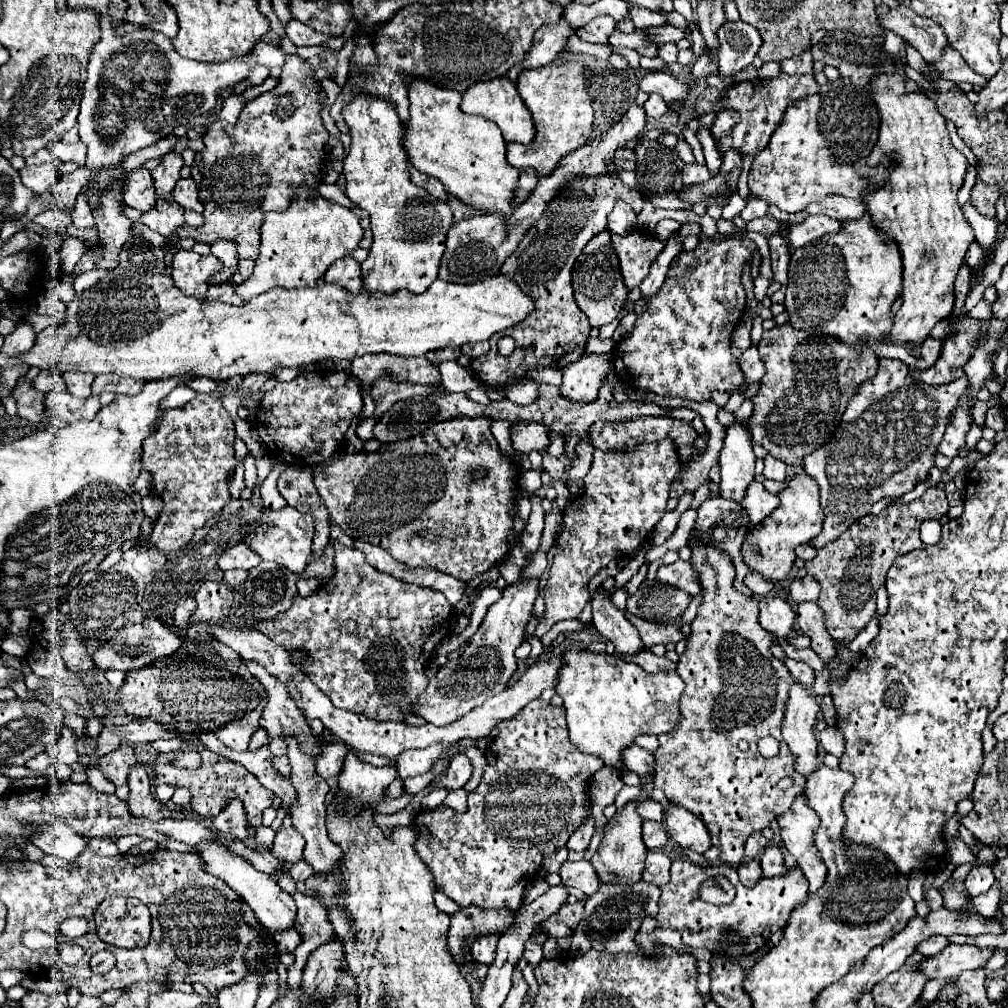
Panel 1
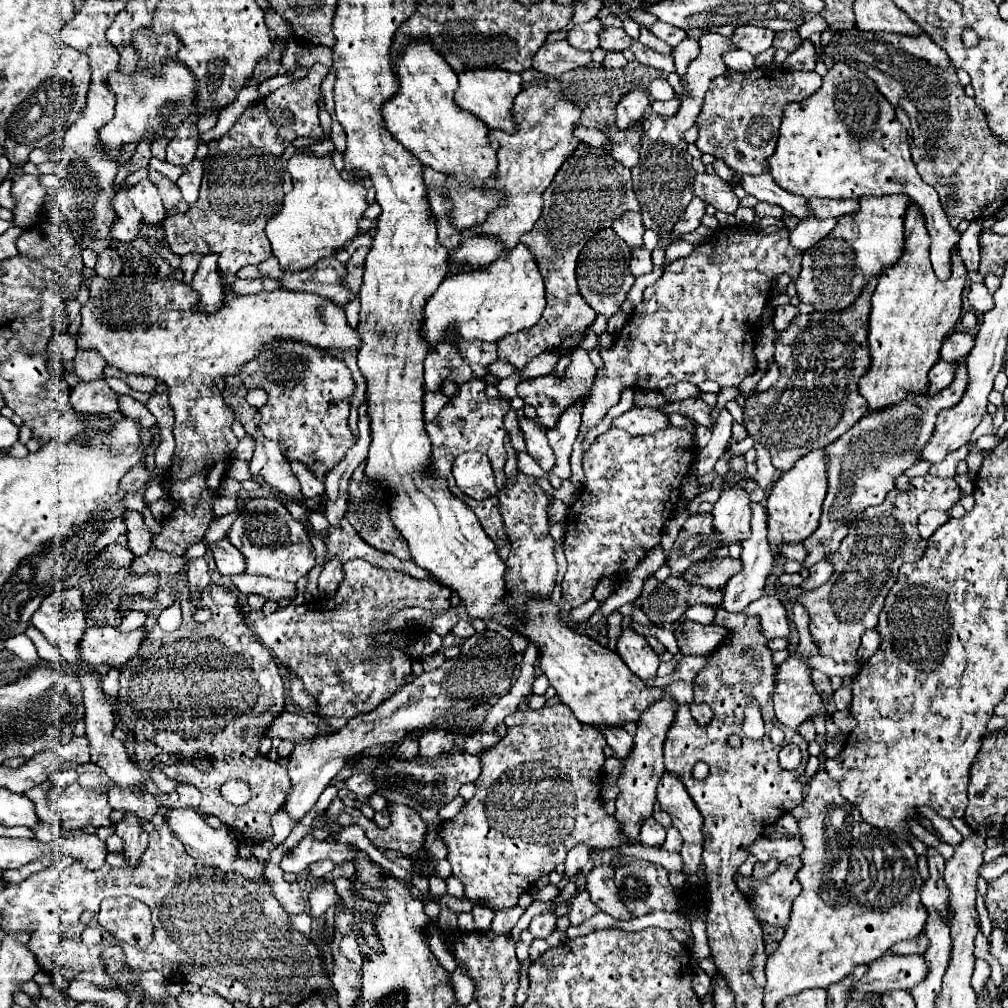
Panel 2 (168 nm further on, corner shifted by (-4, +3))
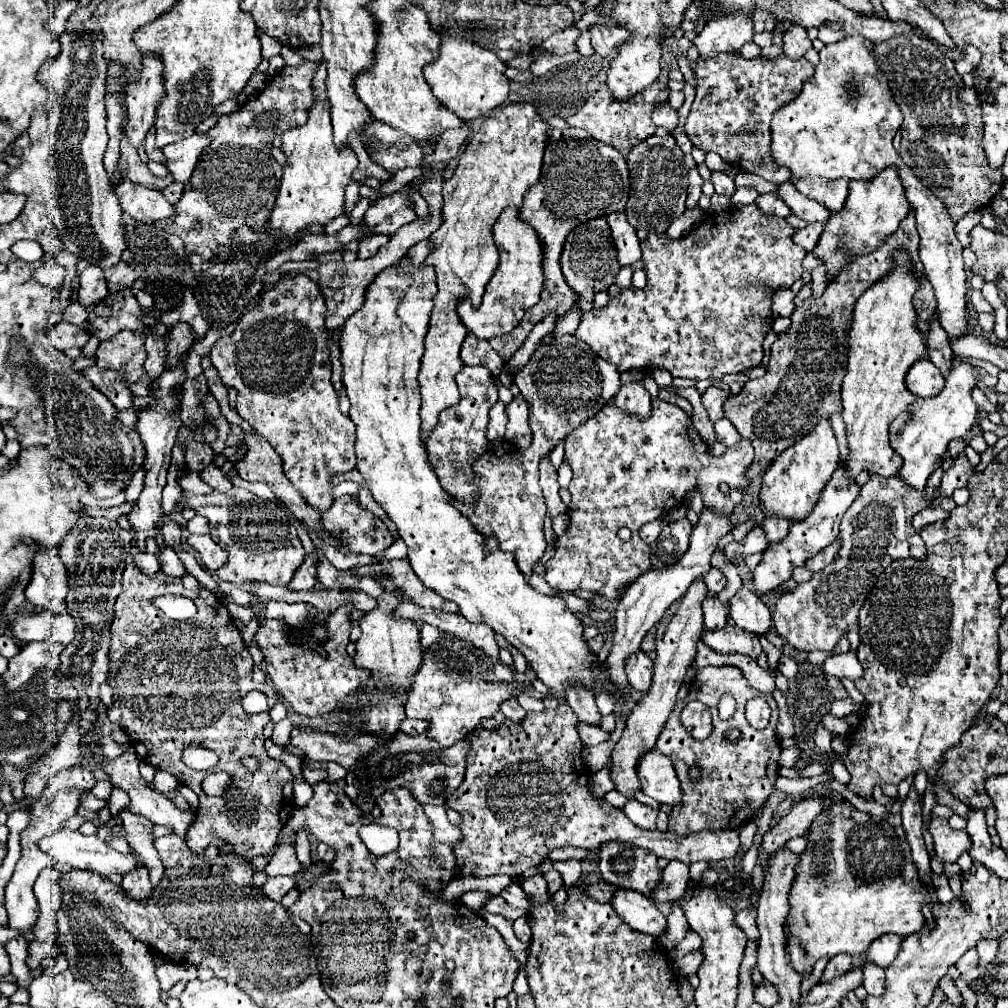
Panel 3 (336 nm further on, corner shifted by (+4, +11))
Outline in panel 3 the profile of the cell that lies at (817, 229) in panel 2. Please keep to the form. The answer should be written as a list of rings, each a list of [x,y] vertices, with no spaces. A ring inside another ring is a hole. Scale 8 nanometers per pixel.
[[[808,224],[806,228],[802,228],[794,234],[794,242],[800,244],[806,252],[812,252],[818,244],[818,238],[820,238],[822,230],[824,230],[824,226],[820,226],[820,224]]]

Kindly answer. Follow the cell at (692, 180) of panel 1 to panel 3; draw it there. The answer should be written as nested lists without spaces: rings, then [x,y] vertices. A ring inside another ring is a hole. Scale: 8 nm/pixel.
[[[712,172],[712,184],[714,184],[714,188],[716,188],[718,194],[732,196],[734,190],[736,190],[734,180],[728,174],[724,174],[724,172]]]

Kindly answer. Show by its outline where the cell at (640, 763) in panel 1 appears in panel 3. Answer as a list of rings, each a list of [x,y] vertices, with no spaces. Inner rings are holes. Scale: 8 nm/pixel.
[[[570,684],[566,688],[566,702],[568,706],[574,710],[574,714],[578,716],[578,720],[588,722],[588,724],[598,724],[600,722],[600,712],[596,708],[594,702],[594,692],[580,686],[580,684]]]

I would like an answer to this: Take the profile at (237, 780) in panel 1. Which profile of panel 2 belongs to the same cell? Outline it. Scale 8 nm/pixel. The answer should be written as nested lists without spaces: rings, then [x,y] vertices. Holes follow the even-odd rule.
[[[150,548],[148,554],[136,558],[132,564],[136,570],[158,570],[160,594],[154,600],[138,598],[132,604],[132,610],[150,612],[146,620],[150,636],[140,648],[140,654],[120,670],[118,718],[124,728],[134,734],[136,742],[154,742],[152,748],[146,748],[146,754],[180,754],[184,758],[180,768],[166,768],[166,776],[194,784],[202,790],[201,813],[218,816],[230,830],[238,832],[240,838],[246,838],[246,842],[270,840],[270,818],[282,808],[290,782],[284,766],[260,754],[256,734],[272,722],[272,714],[284,710],[284,680],[272,654],[268,654],[268,648],[256,640],[246,624],[246,616],[240,610],[240,598],[220,584],[208,584],[202,592],[200,608],[212,612],[208,622],[198,624],[192,620],[192,614],[186,614],[184,610],[184,622],[178,630],[160,630],[158,616],[170,606],[168,578],[170,570],[174,570],[174,560],[176,556]],[[198,750],[210,754],[208,772],[202,772],[188,762]],[[230,778],[248,782],[252,792],[248,804],[234,806],[220,794],[222,784]]]

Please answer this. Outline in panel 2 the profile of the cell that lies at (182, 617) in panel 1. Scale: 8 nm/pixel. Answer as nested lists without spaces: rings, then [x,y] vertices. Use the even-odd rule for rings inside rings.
[[[198,558],[198,560],[190,562],[190,570],[188,570],[188,592],[190,592],[192,602],[200,600],[202,588],[206,588],[206,584],[210,584],[208,566],[206,566],[204,558]]]

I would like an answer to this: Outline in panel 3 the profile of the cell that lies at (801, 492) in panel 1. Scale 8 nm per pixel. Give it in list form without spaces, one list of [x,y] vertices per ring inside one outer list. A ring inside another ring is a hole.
[[[822,420],[814,426],[810,434],[806,434],[802,440],[798,440],[796,444],[792,444],[772,460],[770,468],[764,474],[760,490],[762,512],[782,514],[786,518],[806,518],[812,512],[814,504],[818,502],[820,492],[832,478],[834,470],[838,468],[838,462],[840,462],[840,452],[830,420]]]

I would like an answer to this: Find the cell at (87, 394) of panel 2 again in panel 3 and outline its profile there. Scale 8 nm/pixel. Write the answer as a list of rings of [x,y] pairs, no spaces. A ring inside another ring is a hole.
[[[98,366],[82,370],[82,374],[102,392],[108,396],[108,400],[118,408],[130,408],[132,406],[132,392],[128,388],[128,382],[116,372],[116,370],[102,370]]]

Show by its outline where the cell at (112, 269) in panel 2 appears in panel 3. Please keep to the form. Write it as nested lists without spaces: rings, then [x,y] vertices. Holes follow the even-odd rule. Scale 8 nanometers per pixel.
[[[88,266],[86,272],[80,274],[80,290],[78,290],[78,302],[84,308],[92,308],[98,302],[102,302],[108,294],[104,270],[96,270],[94,266]]]

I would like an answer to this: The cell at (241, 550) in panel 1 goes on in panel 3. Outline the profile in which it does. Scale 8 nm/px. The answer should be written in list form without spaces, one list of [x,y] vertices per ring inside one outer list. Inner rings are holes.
[[[206,534],[206,536],[188,536],[186,542],[188,542],[196,552],[200,552],[204,566],[206,566],[208,570],[212,570],[212,572],[218,570],[218,568],[226,562],[226,558],[228,558],[226,550],[222,550],[220,546],[216,546],[216,542],[212,542],[212,538],[210,538],[208,534]]]

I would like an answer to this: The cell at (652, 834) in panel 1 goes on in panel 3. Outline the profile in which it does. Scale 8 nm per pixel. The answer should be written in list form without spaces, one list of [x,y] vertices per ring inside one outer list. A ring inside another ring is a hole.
[[[628,800],[628,804],[622,808],[624,814],[628,814],[628,818],[640,826],[642,830],[656,830],[656,816],[658,816],[658,810],[646,806],[646,804],[640,804],[638,800]]]

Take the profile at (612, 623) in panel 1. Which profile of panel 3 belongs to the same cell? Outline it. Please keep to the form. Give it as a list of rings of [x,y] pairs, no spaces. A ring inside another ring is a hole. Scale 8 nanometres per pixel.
[[[640,652],[634,654],[632,658],[628,658],[626,662],[626,674],[628,674],[628,682],[634,690],[638,690],[640,694],[646,694],[650,684],[652,684],[652,660]]]

